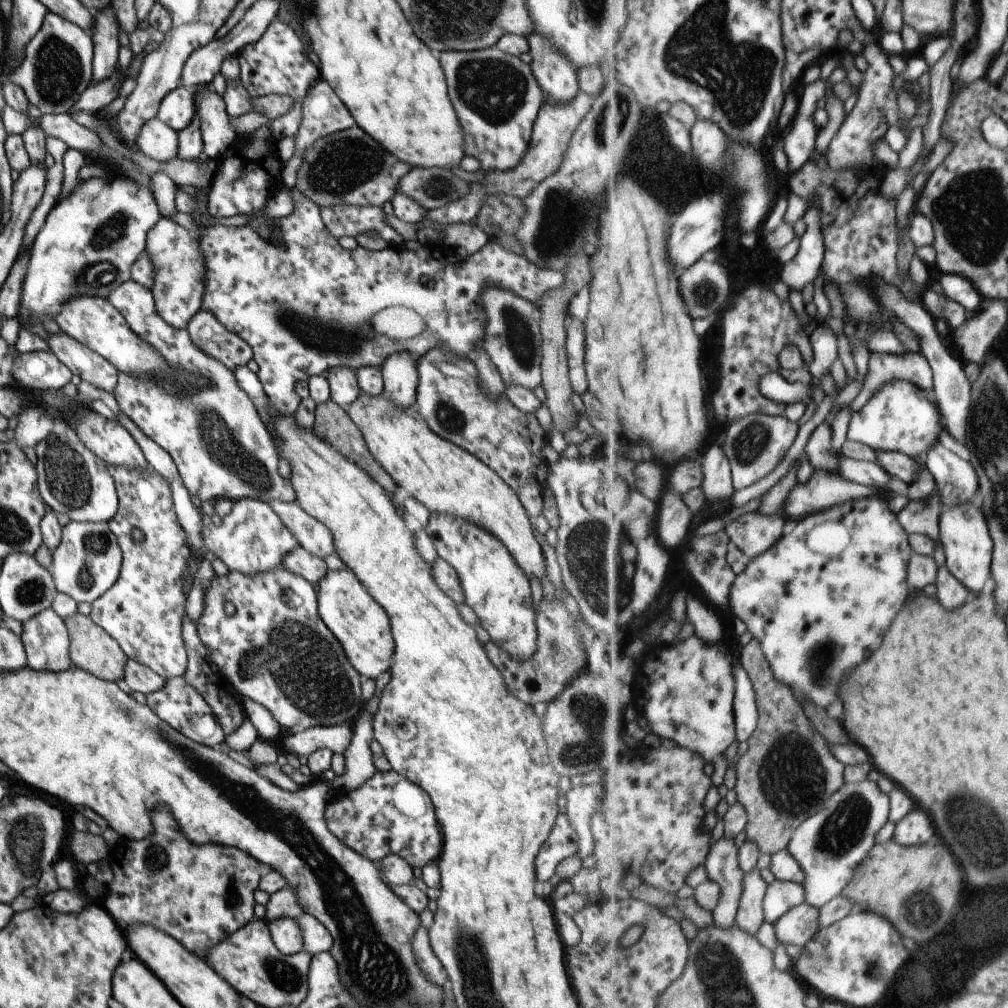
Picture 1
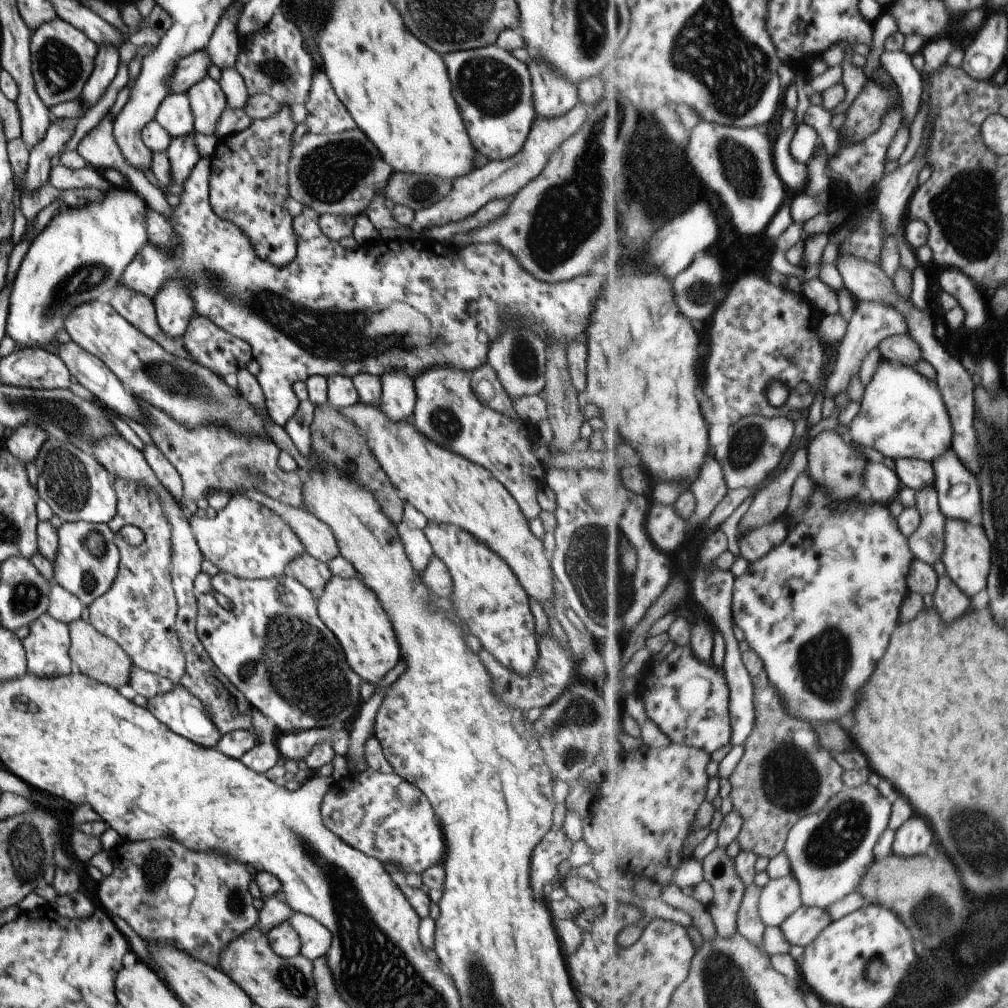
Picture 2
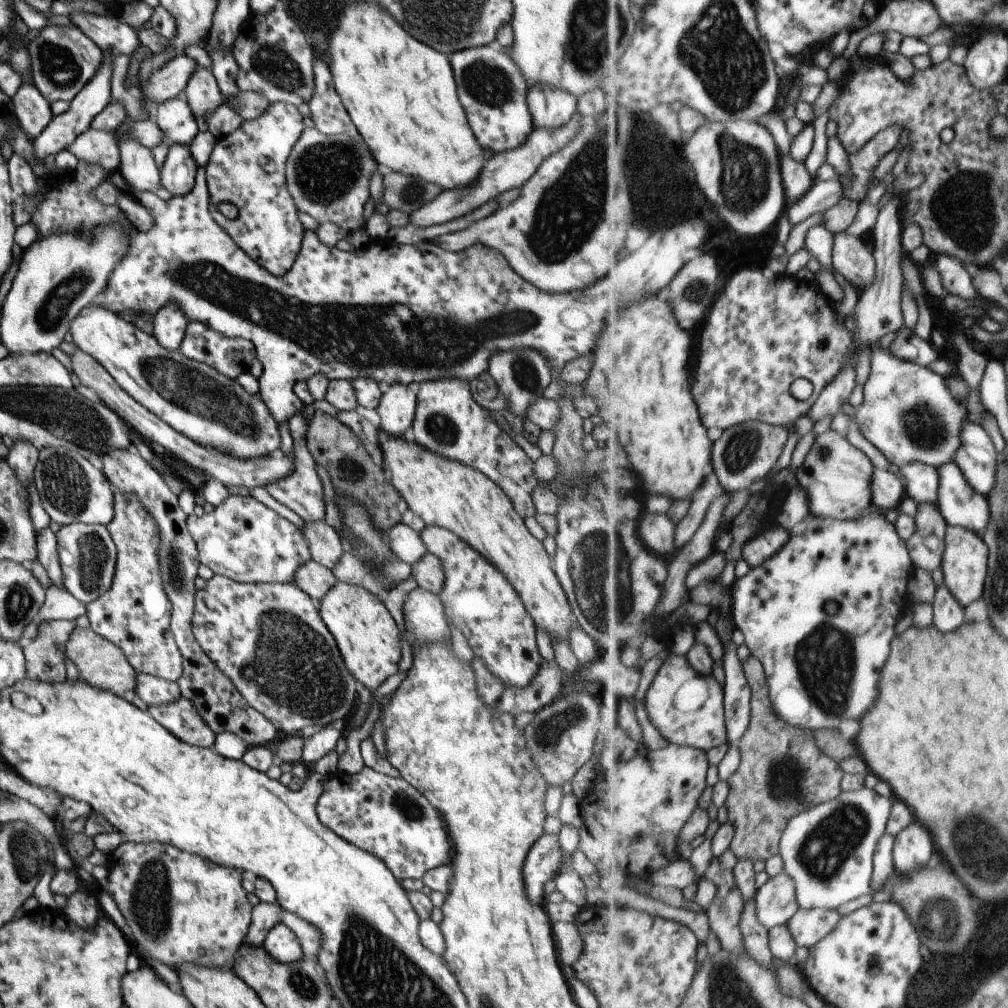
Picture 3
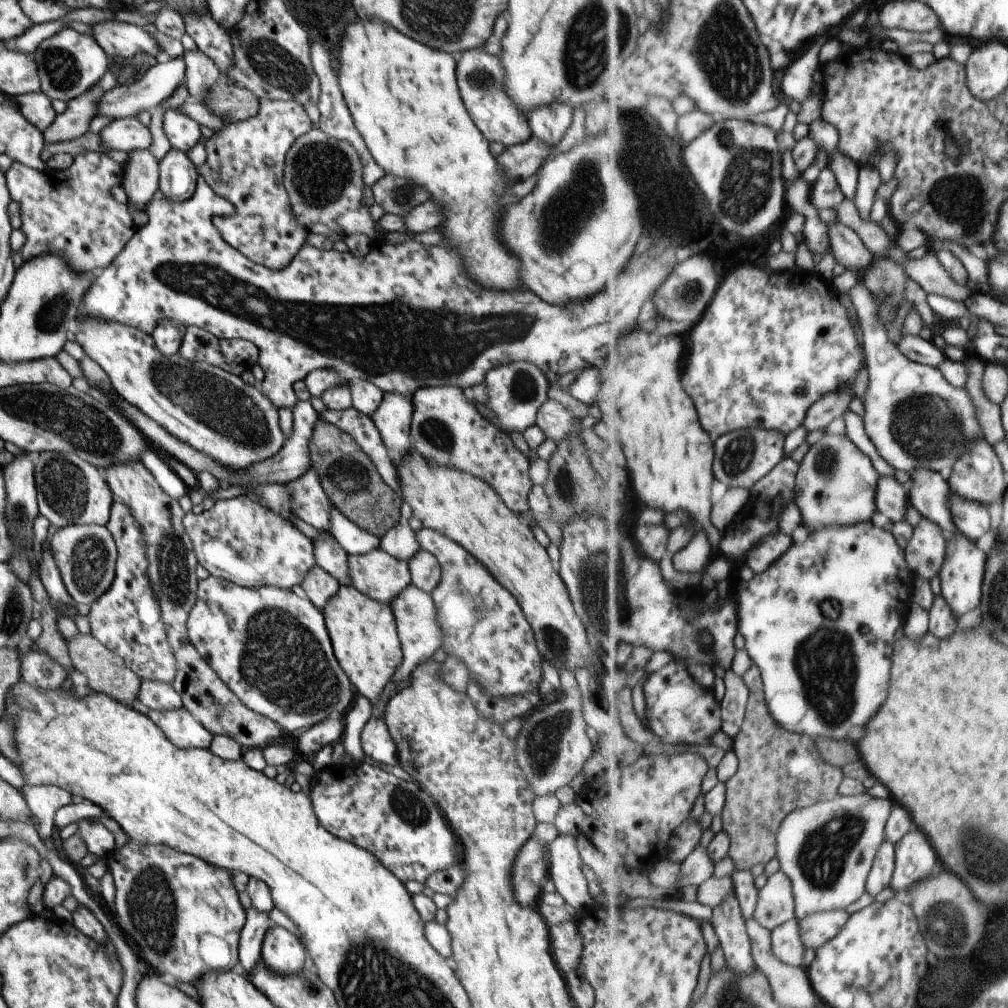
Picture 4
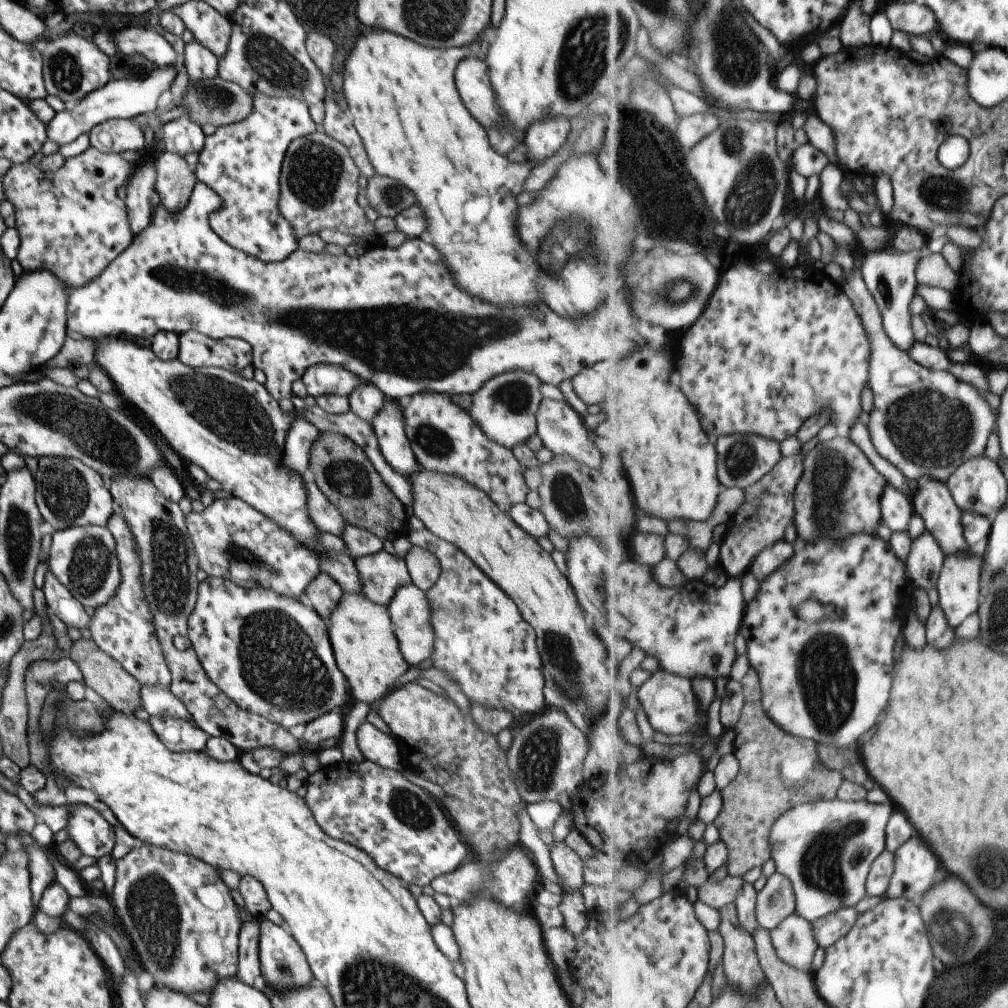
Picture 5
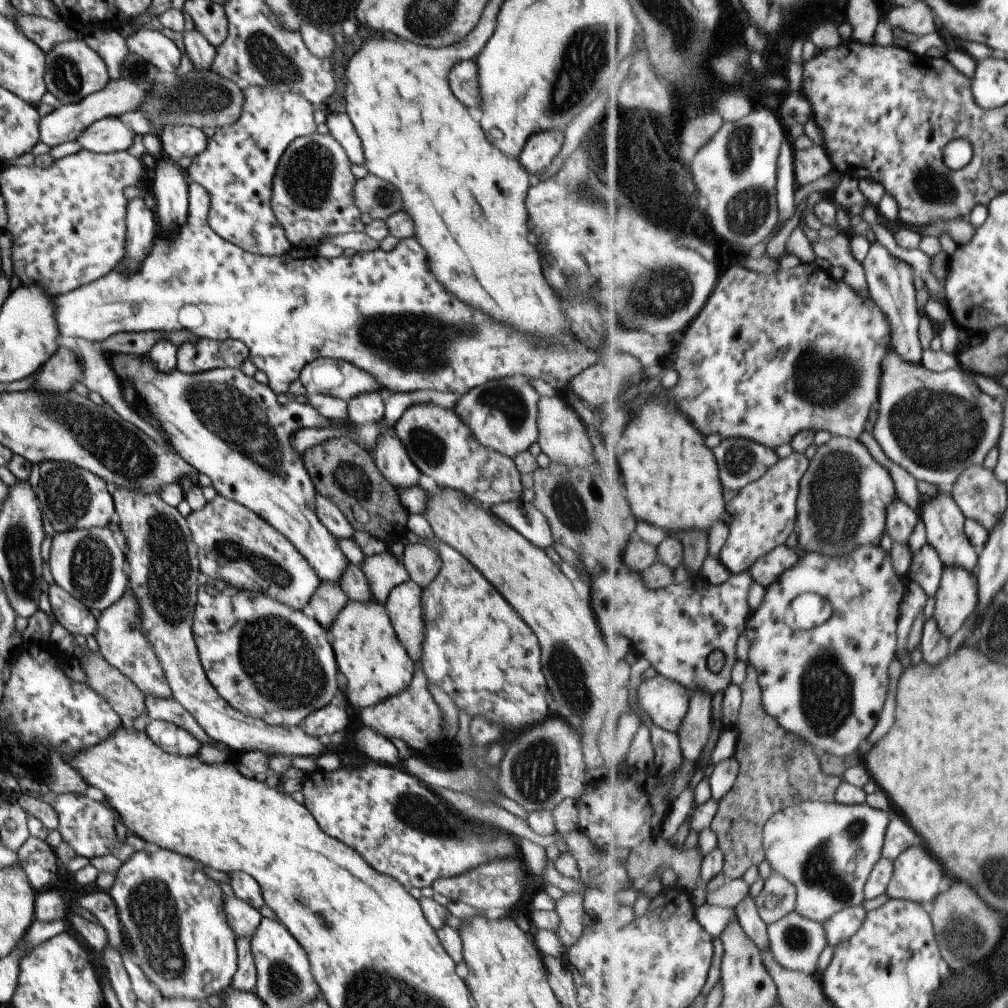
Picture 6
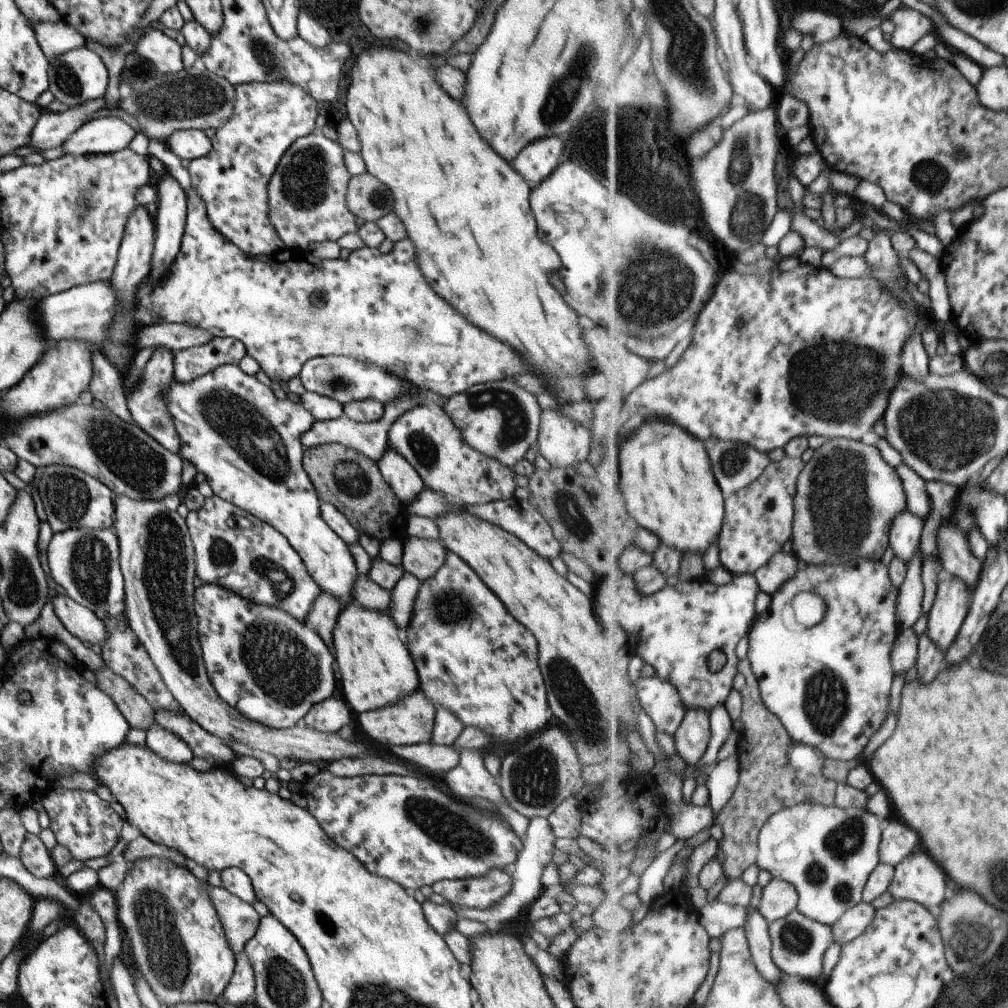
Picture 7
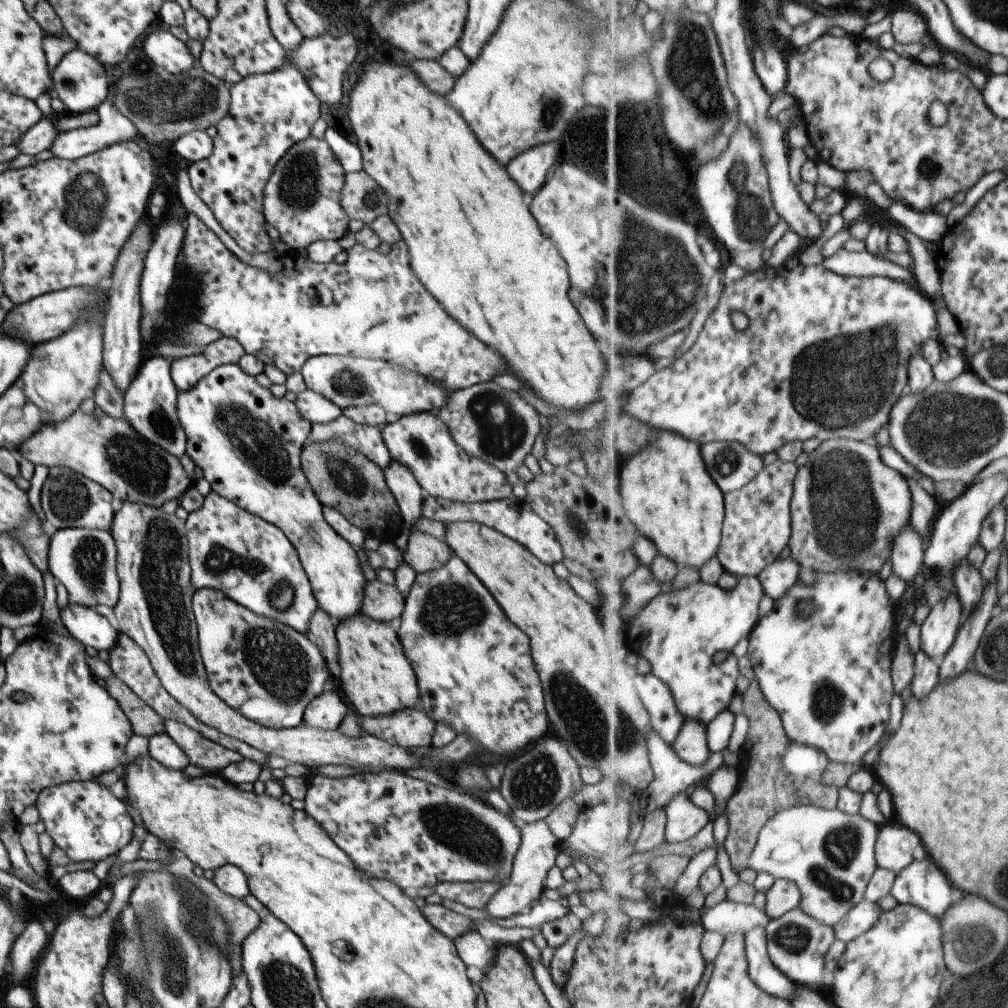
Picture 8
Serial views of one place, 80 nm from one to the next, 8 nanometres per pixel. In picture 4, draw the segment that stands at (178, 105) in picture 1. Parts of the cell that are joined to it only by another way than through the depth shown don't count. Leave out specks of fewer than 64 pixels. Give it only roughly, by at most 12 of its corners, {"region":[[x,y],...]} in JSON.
{"region":[[168,108],[161,124],[170,146],[184,153],[201,136],[197,122]]}

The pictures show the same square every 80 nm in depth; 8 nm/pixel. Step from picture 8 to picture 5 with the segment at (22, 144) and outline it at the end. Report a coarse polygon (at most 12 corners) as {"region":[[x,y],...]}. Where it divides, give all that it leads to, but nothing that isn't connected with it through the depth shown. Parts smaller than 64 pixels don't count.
{"region":[[178,73],[115,79],[54,113],[44,127],[58,145],[109,119],[153,113]]}

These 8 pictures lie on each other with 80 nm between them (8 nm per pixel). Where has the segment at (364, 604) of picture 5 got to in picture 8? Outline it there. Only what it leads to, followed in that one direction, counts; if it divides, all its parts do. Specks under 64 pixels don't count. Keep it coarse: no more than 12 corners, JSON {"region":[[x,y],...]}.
{"region":[[396,623],[335,626],[338,690],[361,717],[419,706]]}

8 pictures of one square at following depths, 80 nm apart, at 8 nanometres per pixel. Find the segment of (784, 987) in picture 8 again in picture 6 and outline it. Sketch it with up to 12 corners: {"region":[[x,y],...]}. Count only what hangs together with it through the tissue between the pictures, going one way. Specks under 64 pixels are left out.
{"region":[[751,894],[736,908],[761,954],[771,948],[769,925]]}

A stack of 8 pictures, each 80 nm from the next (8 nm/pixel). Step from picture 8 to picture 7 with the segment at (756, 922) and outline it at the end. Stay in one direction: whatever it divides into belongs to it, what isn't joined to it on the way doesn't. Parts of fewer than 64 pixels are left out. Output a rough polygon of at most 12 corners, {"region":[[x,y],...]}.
{"region":[[717,900],[698,913],[712,939],[745,927],[748,907]]}

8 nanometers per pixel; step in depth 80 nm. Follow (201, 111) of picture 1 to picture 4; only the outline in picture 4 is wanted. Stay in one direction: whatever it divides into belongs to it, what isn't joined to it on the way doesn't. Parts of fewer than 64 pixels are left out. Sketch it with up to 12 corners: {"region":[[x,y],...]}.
{"region":[[199,50],[184,51],[183,85],[201,104],[220,72]]}

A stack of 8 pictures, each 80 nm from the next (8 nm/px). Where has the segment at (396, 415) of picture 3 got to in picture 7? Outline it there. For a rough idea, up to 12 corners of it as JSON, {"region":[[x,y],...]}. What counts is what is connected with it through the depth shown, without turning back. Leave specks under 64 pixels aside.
{"region":[[391,447],[376,460],[403,507],[423,488],[413,467]]}

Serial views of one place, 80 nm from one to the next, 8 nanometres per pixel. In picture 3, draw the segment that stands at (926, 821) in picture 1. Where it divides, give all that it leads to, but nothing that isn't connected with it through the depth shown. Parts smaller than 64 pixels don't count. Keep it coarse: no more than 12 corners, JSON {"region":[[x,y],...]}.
{"region":[[921,822],[897,836],[899,873],[927,866],[935,844]]}

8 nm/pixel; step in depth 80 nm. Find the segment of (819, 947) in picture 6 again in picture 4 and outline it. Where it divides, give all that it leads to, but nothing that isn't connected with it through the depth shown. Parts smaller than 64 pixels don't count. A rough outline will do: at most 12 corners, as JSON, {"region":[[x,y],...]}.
{"region":[[799,919],[772,930],[772,951],[785,964],[803,966],[806,946]]}

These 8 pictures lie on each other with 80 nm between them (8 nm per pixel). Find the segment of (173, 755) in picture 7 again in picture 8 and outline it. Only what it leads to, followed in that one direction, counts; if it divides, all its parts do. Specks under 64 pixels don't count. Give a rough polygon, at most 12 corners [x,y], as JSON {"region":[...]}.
{"region":[[164,731],[149,736],[148,756],[179,771],[189,760]]}

